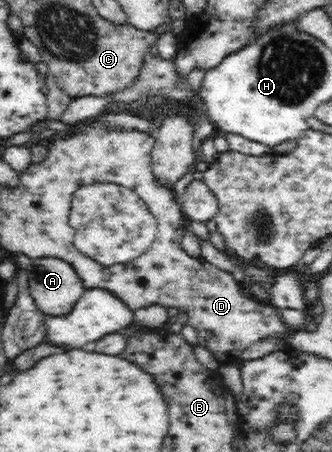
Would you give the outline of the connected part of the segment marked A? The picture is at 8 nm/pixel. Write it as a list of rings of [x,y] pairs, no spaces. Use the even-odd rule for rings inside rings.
[[[63,258],[33,259],[29,290],[45,315],[63,315],[75,306],[86,288],[74,266]]]

